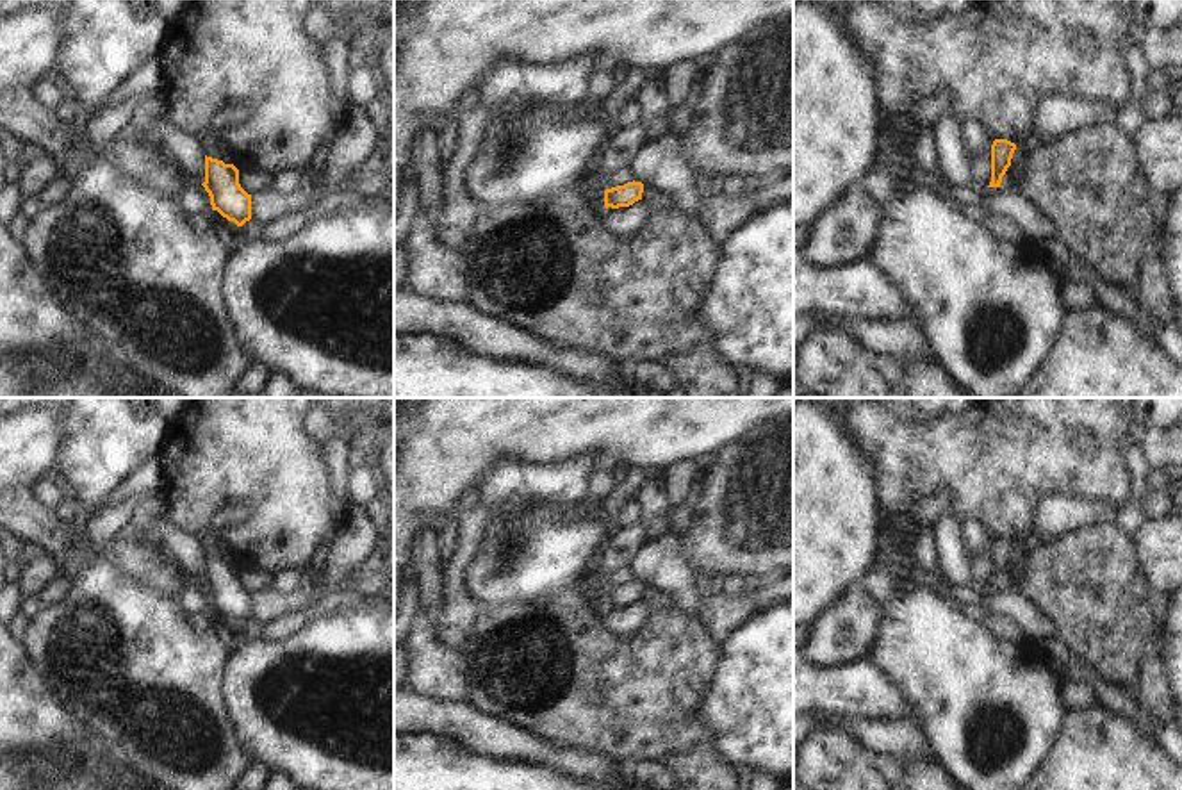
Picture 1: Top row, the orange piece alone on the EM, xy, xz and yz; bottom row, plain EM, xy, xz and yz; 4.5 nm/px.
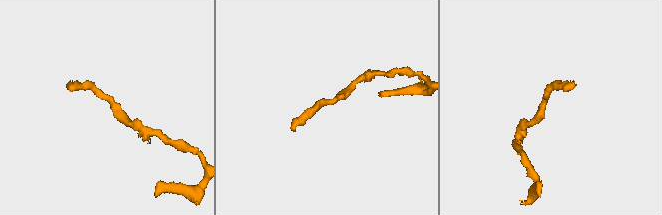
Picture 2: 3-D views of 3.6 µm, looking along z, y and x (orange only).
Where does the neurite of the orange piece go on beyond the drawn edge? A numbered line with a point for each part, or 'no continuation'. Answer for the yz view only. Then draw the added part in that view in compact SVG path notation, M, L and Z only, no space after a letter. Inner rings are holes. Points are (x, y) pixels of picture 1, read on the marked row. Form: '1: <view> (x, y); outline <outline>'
no continuation

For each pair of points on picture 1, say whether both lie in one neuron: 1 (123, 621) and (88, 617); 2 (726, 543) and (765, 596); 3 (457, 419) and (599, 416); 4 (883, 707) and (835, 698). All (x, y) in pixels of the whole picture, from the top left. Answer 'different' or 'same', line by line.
1: same
2: different
3: same
4: same

